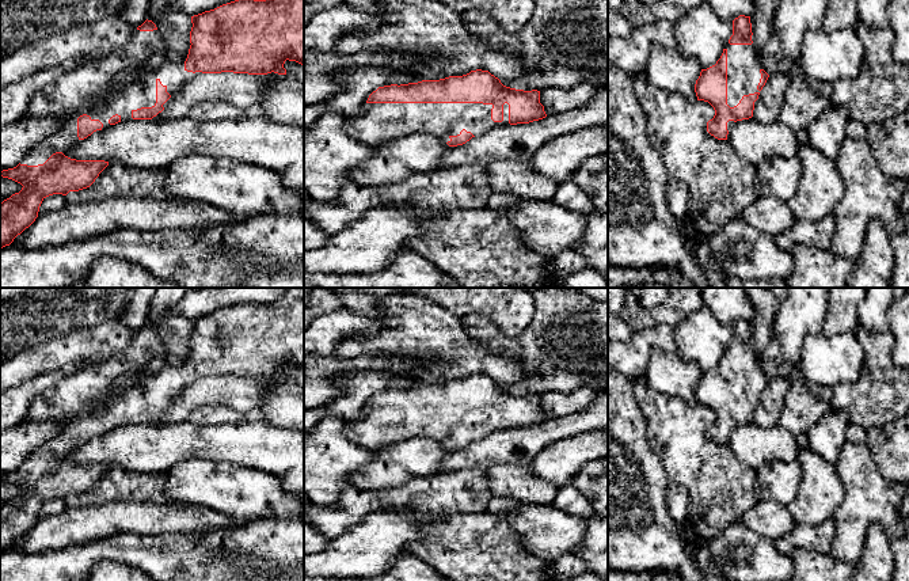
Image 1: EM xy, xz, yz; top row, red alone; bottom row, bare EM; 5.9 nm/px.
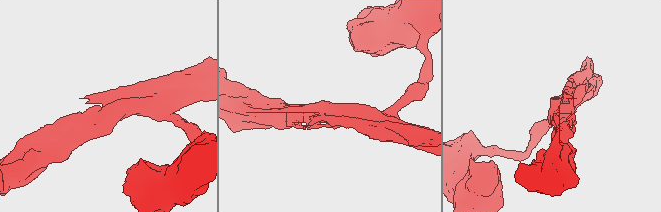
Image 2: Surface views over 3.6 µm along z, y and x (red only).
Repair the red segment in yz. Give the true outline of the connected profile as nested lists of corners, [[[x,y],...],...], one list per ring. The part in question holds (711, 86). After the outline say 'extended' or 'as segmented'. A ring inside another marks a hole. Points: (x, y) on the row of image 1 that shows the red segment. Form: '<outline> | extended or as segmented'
[[[739,15],[733,20],[733,35],[720,58],[701,69],[695,84],[697,100],[708,102],[715,110],[707,132],[718,140],[727,140],[737,121],[753,117],[768,77],[757,58],[750,16]]] | extended

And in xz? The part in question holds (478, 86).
[[[488,71],[391,84],[373,91],[364,113],[343,117],[349,134],[379,147],[412,133],[429,133],[449,147],[503,126],[545,118],[540,91],[506,87]]] | extended

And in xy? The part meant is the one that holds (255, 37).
[[[235,0],[191,16],[191,23],[189,53],[178,60],[168,57],[164,35],[157,31],[152,20],[147,19],[134,29],[132,38],[125,46],[100,60],[84,62],[68,71],[33,98],[27,114],[64,114],[66,119],[58,133],[52,134],[31,149],[16,167],[0,171],[0,176],[12,179],[23,186],[19,193],[0,202],[0,248],[9,246],[18,235],[35,221],[39,206],[46,197],[53,194],[66,195],[69,191],[87,189],[109,166],[109,162],[104,160],[76,160],[64,155],[65,151],[69,151],[94,132],[107,129],[110,125],[121,121],[152,119],[164,110],[171,96],[204,73],[267,75],[274,72],[286,75],[284,68],[286,60],[296,61],[304,67],[304,0]],[[155,53],[164,54],[163,62],[157,68],[134,80],[123,80],[122,83],[115,80],[117,76],[137,75]]] | extended

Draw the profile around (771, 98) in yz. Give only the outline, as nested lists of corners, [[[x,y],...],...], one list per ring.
[[[786,73],[769,75],[765,86],[760,91],[757,103],[754,105],[754,119],[762,124],[777,122],[790,80],[791,77]]]

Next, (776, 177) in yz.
[[[795,155],[791,159],[768,156],[756,166],[754,191],[760,197],[776,197],[788,201],[794,197],[802,176],[802,163]]]

